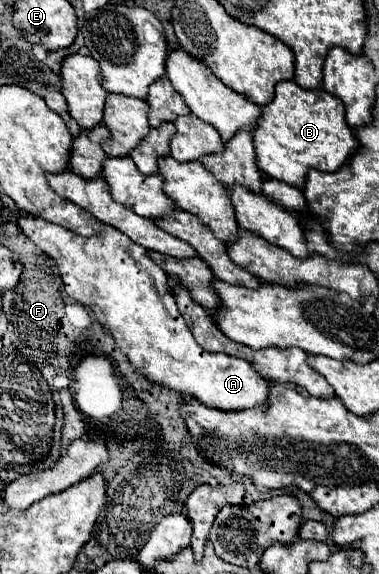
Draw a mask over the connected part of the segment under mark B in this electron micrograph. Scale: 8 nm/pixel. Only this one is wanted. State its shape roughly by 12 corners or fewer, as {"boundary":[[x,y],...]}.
{"boundary":[[279,81],[259,169],[303,187],[357,151],[341,99]]}

